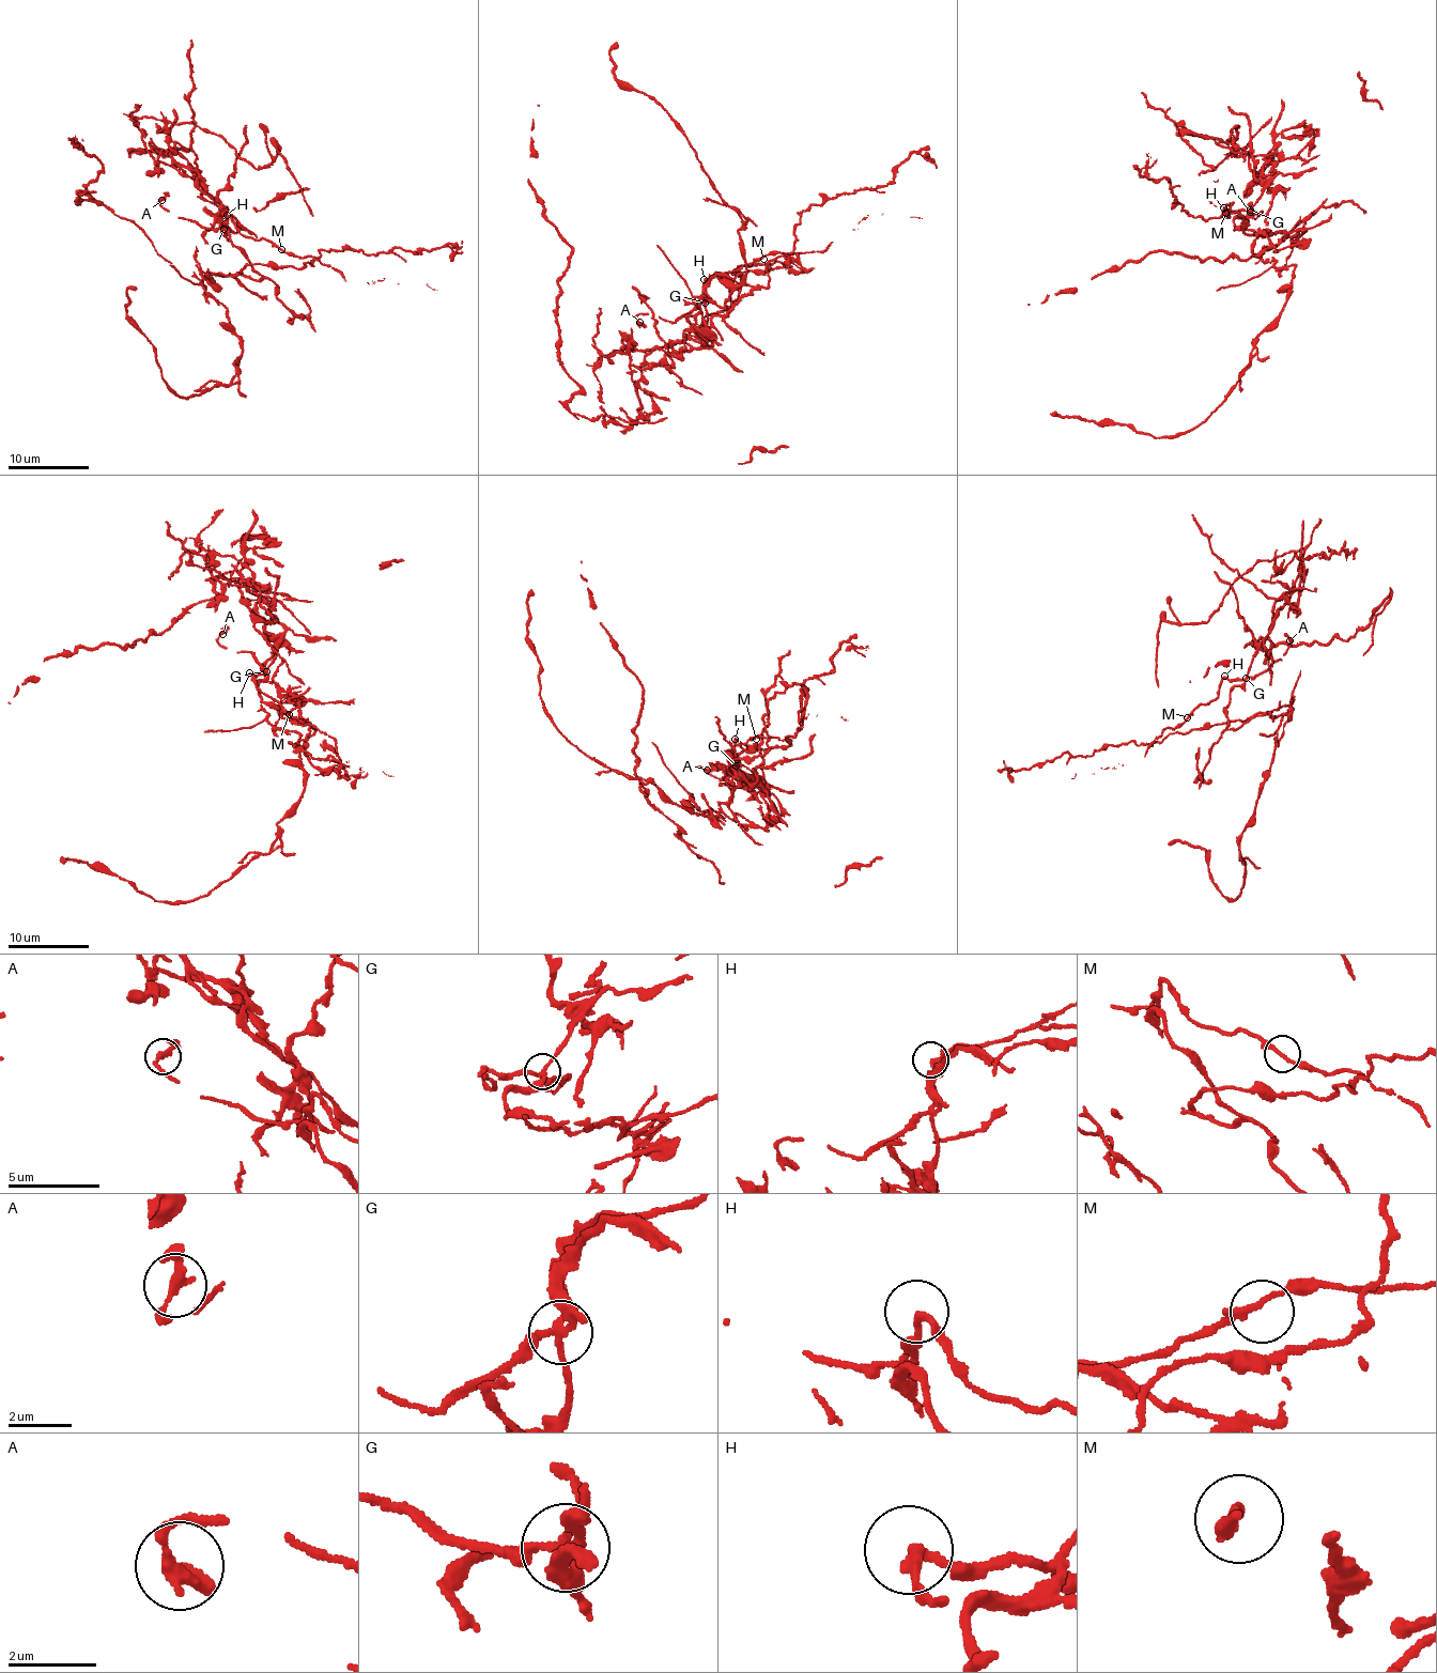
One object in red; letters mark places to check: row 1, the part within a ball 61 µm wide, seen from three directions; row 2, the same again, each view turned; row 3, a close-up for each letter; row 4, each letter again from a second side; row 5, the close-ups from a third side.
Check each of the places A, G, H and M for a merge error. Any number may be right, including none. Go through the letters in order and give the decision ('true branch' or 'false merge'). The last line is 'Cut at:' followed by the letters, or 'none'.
A: true branch
G: false merge
H: true branch
M: true branch
Cut at: G

